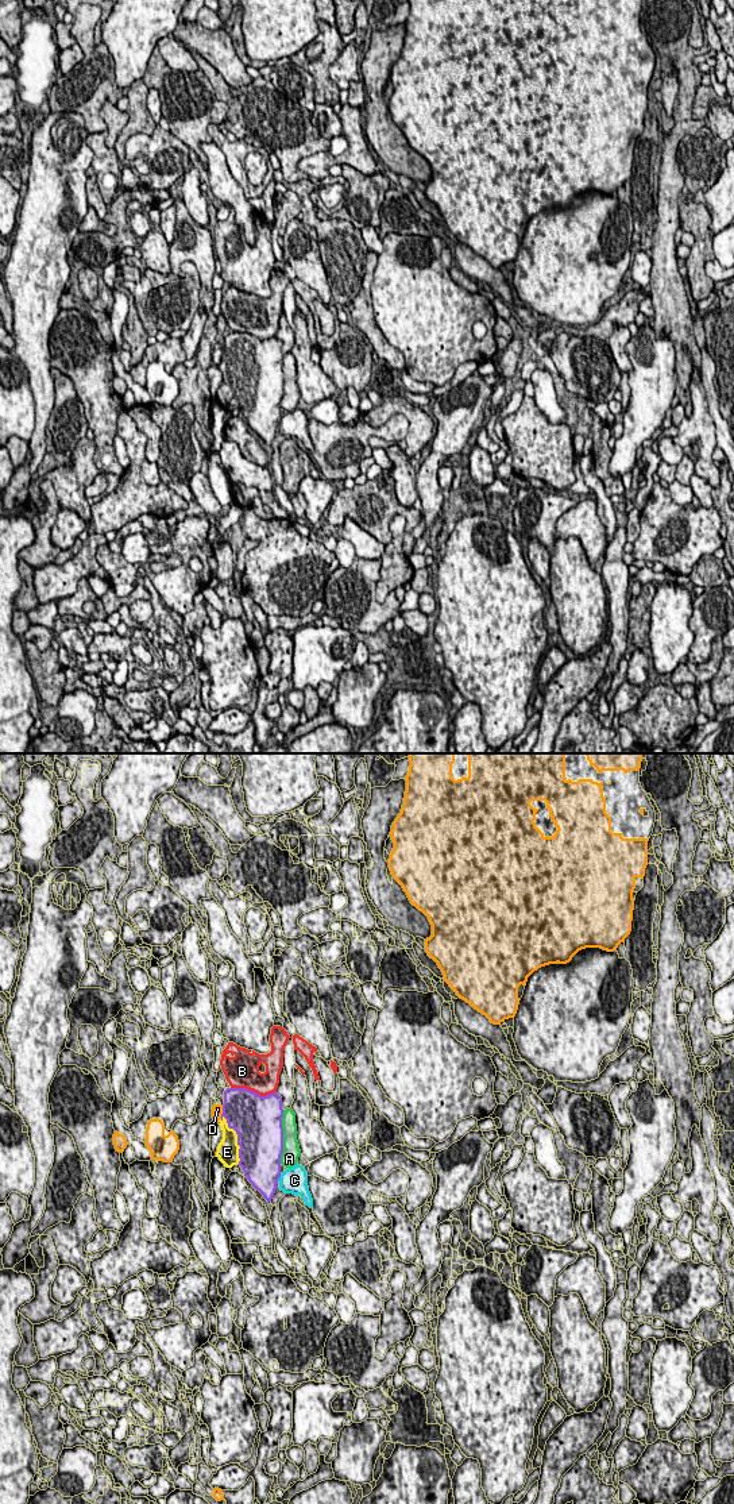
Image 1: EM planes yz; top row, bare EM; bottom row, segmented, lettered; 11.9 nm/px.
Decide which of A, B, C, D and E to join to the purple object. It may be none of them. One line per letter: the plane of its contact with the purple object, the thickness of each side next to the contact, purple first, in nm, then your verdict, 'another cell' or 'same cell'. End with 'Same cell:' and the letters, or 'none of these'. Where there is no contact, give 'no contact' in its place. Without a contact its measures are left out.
A: meets purple in yz; 500 nm thick on the purple side, 200 nm on the other; another cell
B: meets purple in yz; 500 nm thick on the purple side, 360 nm on the other; another cell
C: meets purple in yz; 440 nm thick on the purple side, 320 nm on the other; another cell
D: meets purple in yz; 480 nm thick on the purple side, 130 nm on the other; another cell
E: meets purple in yz; 500 nm thick on the purple side, 260 nm on the other; same cell
Same cell: E

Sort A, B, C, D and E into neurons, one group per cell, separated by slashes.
A / B / C / D / E

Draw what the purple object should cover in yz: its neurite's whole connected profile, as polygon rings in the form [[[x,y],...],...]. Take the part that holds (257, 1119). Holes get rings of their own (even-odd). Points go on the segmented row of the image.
[[[227,1088],[221,1119],[223,1139],[216,1157],[227,1168],[240,1165],[244,1176],[267,1202],[271,1202],[281,1177],[281,1156],[283,1153],[283,1108],[282,1098],[273,1092],[260,1096],[247,1088]]]

